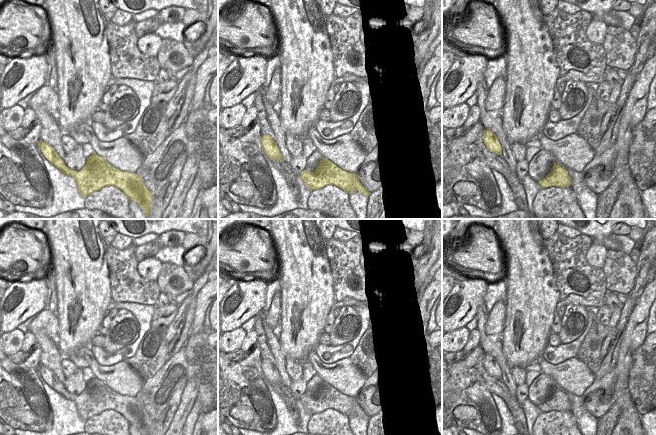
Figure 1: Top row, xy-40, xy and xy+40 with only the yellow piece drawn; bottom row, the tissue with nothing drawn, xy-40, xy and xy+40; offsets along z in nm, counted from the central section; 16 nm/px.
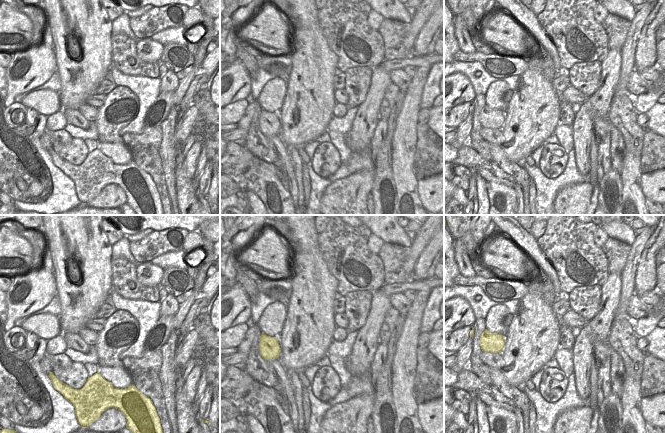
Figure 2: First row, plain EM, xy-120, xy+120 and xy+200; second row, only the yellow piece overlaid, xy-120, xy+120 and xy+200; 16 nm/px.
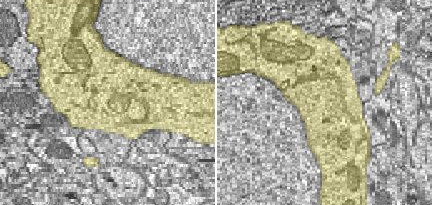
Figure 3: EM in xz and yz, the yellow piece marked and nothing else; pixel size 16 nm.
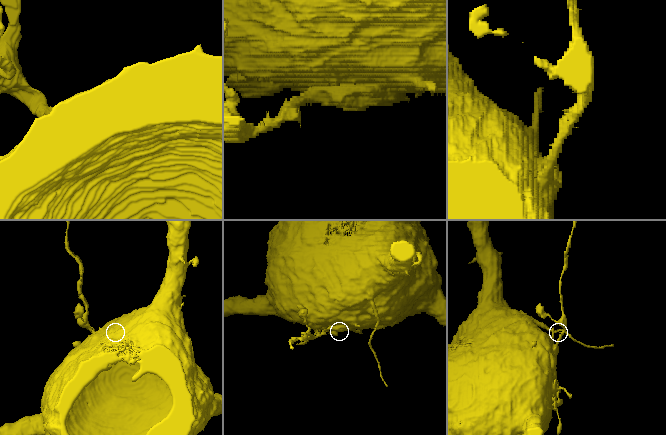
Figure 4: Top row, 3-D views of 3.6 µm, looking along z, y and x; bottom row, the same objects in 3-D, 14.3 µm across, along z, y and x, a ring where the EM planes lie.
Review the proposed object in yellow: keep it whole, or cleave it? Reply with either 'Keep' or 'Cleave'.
Cleave.

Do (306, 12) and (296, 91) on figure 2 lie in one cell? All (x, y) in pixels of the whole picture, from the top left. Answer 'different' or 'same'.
same

